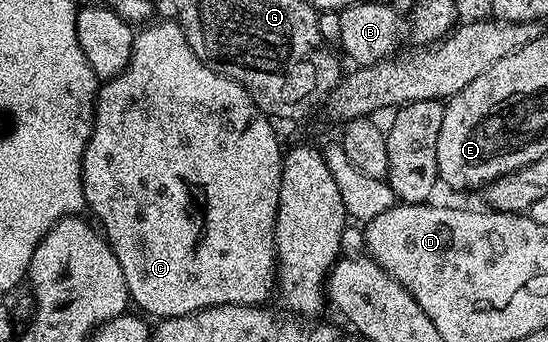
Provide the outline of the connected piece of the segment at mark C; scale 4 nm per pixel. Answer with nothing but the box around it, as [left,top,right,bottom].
[83,19,284,318]

